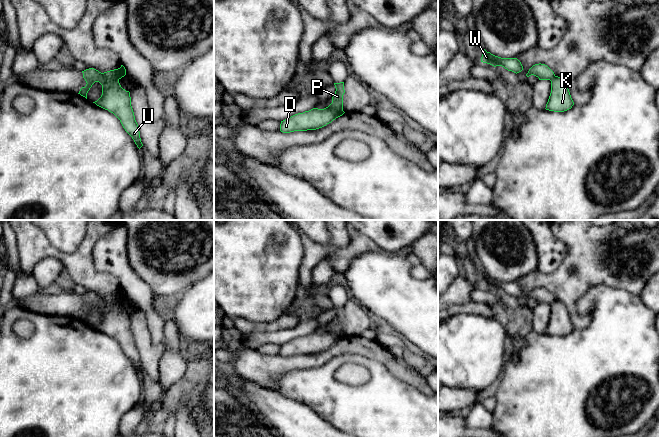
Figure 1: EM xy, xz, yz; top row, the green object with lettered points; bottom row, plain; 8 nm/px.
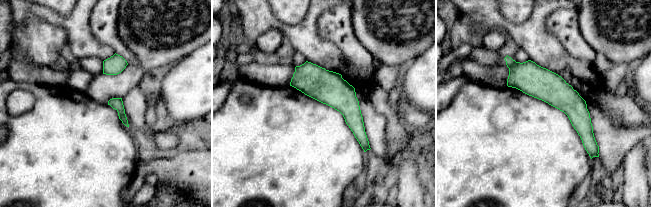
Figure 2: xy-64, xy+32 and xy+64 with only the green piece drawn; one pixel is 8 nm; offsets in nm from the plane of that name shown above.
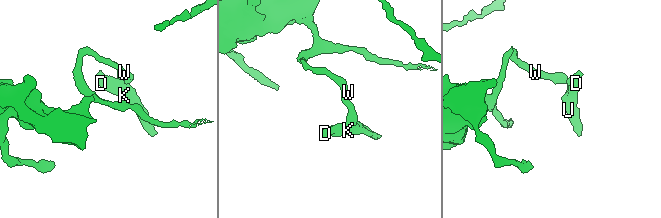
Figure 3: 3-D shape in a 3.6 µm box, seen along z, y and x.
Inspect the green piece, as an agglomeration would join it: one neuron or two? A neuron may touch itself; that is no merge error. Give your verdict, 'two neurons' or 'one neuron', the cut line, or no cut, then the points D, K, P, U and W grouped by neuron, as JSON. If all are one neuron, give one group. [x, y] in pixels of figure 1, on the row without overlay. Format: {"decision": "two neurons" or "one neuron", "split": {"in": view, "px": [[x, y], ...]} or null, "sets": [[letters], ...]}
{"decision": "two neurons", "split": {"in": "xy", "px": [[102, 297], [106, 301], [118, 304]]}, "sets": [["D", "K", "U"], ["P", "W"]]}

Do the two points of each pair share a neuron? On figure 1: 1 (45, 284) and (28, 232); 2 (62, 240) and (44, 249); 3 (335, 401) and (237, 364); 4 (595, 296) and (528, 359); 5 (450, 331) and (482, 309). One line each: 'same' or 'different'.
1: different
2: different
3: different
4: same
5: different

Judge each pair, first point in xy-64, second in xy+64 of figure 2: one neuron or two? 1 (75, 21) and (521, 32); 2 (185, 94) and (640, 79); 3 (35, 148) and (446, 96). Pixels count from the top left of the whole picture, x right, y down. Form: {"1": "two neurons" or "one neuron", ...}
{"1": "one neuron", "2": "one neuron", "3": "two neurons"}

